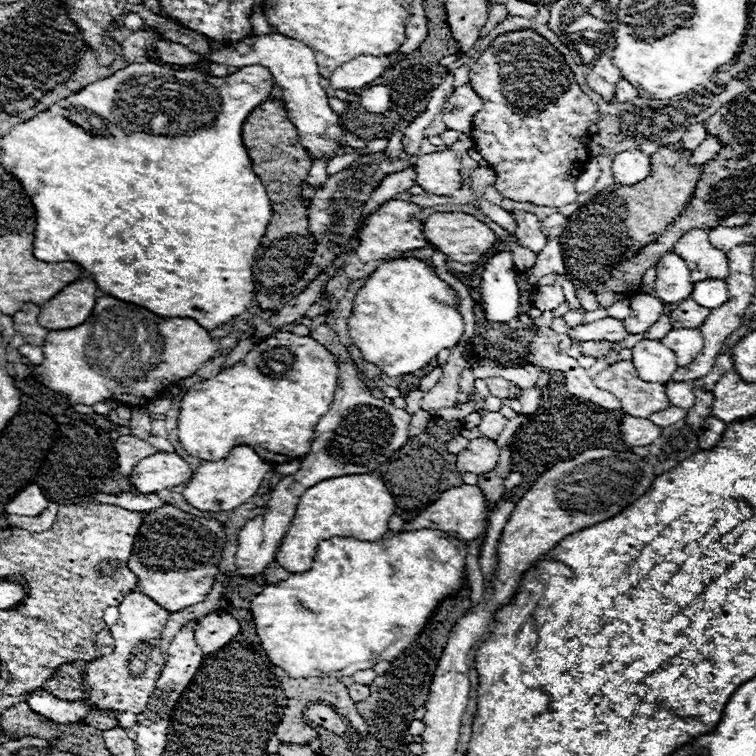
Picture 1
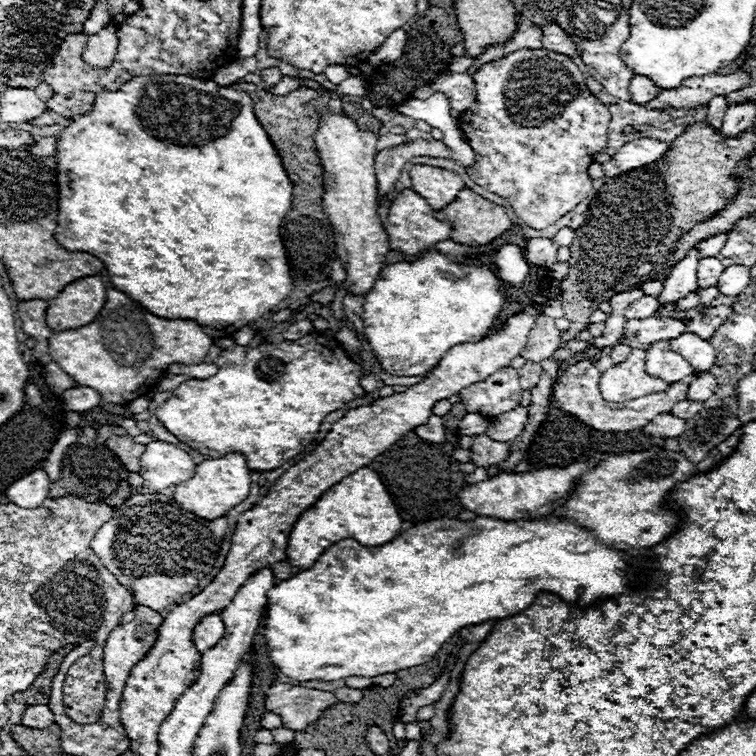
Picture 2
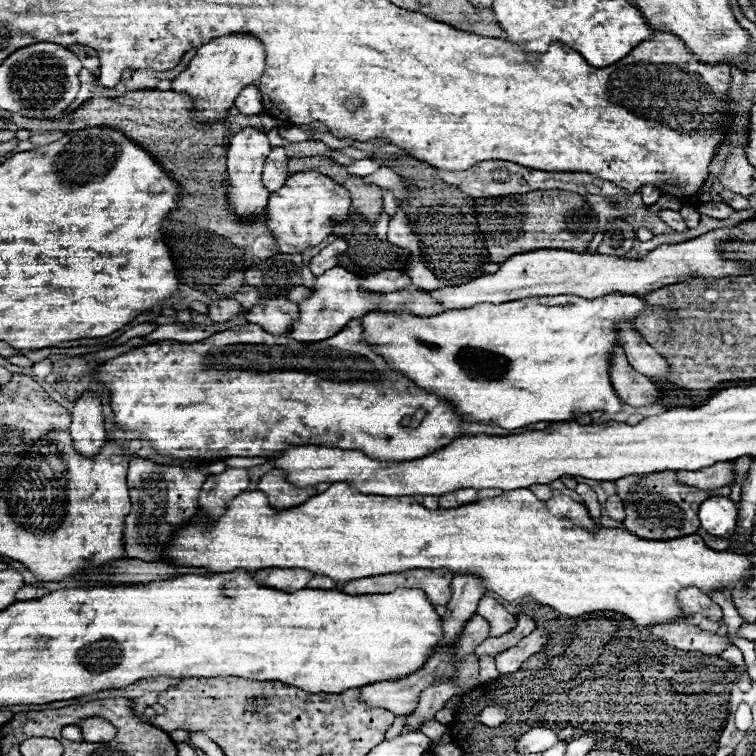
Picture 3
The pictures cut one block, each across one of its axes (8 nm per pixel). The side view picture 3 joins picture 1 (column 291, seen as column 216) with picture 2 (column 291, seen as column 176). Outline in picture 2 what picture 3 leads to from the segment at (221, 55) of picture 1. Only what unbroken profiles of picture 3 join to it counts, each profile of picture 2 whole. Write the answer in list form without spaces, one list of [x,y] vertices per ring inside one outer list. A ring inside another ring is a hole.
[[[282,76],[282,80],[270,90],[274,94],[290,94],[292,90],[300,88],[300,78],[292,78],[292,76]]]

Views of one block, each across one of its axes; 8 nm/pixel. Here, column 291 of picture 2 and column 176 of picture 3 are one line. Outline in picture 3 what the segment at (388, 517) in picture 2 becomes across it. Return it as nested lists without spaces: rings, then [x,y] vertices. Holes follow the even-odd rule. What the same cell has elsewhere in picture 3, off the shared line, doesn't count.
[[[336,482],[332,484],[326,492],[312,496],[308,502],[284,510],[284,512],[276,512],[270,504],[266,494],[262,494],[260,490],[254,492],[242,492],[238,494],[226,514],[216,522],[216,526],[212,526],[212,530],[202,530],[202,512],[198,510],[198,516],[180,532],[176,532],[176,536],[172,536],[172,544],[168,544],[168,552],[166,552],[166,562],[178,564],[178,566],[198,566],[198,568],[208,568],[210,572],[232,572],[232,570],[248,570],[248,572],[256,572],[262,568],[304,568],[310,570],[314,574],[324,574],[336,582],[348,582],[348,580],[356,580],[356,578],[366,578],[366,576],[380,576],[380,574],[392,574],[392,572],[406,572],[406,570],[416,570],[416,568],[424,568],[424,570],[448,570],[452,574],[474,574],[480,576],[484,580],[484,588],[488,592],[494,592],[498,596],[502,596],[504,600],[512,602],[518,600],[522,596],[530,596],[554,610],[558,610],[560,614],[568,614],[568,616],[580,616],[580,614],[590,614],[590,612],[598,612],[598,610],[614,610],[620,614],[626,614],[630,620],[634,620],[636,626],[640,628],[652,628],[656,624],[668,624],[668,622],[678,622],[682,618],[686,618],[682,606],[678,604],[676,594],[682,588],[694,586],[700,588],[704,594],[716,592],[716,590],[748,590],[748,582],[752,576],[752,556],[750,554],[738,554],[738,552],[718,552],[712,550],[704,544],[704,540],[698,534],[690,534],[684,538],[674,538],[674,540],[644,540],[638,538],[636,534],[622,530],[622,528],[606,528],[606,526],[598,526],[588,510],[584,508],[584,504],[572,500],[570,496],[554,496],[550,500],[538,500],[528,488],[520,490],[520,492],[504,492],[502,496],[496,498],[486,498],[486,500],[478,500],[474,504],[466,504],[462,508],[452,508],[452,510],[428,510],[422,504],[418,504],[414,500],[414,496],[376,496],[376,494],[360,494],[358,490],[350,488],[346,482]]]

